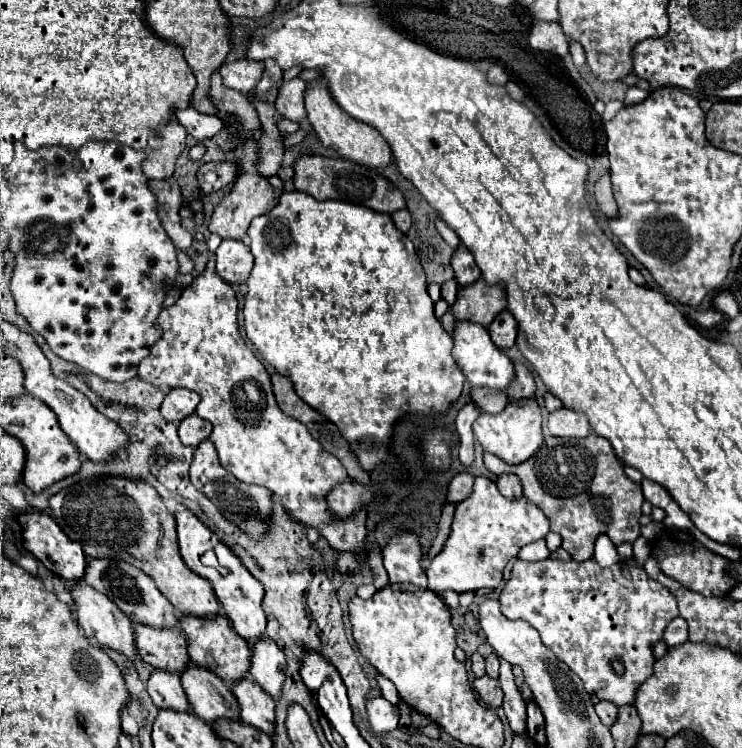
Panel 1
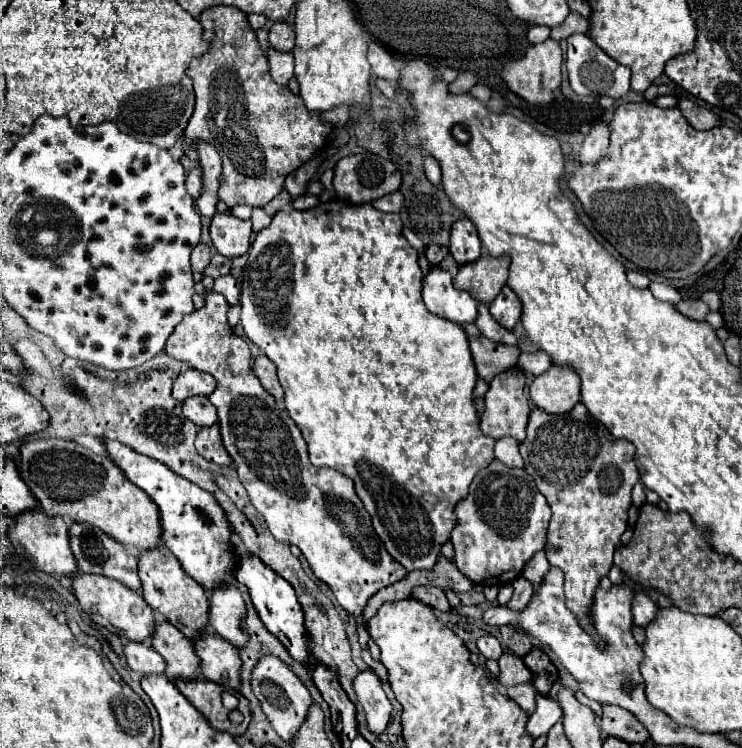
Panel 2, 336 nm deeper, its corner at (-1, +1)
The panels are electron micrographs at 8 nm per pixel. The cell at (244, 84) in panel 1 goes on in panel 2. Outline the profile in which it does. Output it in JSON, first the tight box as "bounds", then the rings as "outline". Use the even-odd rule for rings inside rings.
{"bounds":[269,23,295,51],"outline":[[[273,23],[269,29],[269,47],[275,47],[275,51],[291,51],[295,45],[295,31],[287,23]]]}

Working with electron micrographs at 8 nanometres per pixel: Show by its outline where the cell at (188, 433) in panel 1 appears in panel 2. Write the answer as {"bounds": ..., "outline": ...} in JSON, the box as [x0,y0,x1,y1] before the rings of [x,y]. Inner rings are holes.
{"bounds":[183,397,217,427],"outline":[[[189,397],[183,403],[183,415],[197,427],[211,427],[217,423],[217,409],[207,397]]]}

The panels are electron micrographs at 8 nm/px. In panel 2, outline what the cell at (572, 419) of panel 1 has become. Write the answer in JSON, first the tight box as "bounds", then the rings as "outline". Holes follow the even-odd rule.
{"bounds":[529,365,581,415],"outline":[[[551,365],[547,373],[535,377],[529,395],[539,409],[551,415],[559,415],[569,413],[569,409],[581,401],[579,385],[579,377],[573,369]]]}

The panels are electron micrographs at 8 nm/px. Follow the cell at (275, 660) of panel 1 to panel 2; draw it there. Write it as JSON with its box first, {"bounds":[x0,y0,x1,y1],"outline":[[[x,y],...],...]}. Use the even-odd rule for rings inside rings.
{"bounds":[209,583,249,649],"outline":[[[231,583],[223,589],[215,589],[209,597],[209,625],[221,635],[225,641],[235,645],[237,649],[247,647],[249,635],[243,631],[243,621],[247,615],[245,601]]]}

